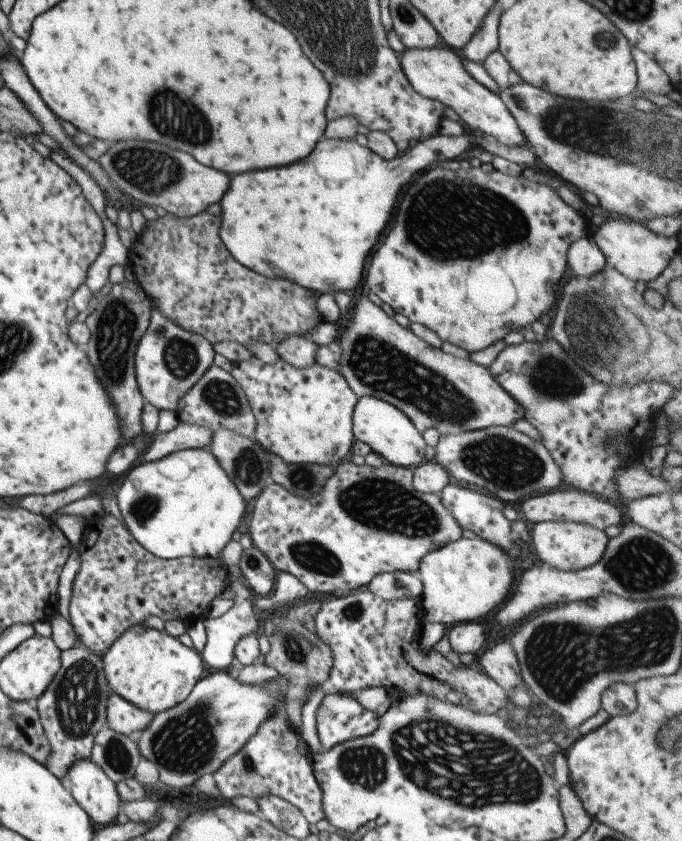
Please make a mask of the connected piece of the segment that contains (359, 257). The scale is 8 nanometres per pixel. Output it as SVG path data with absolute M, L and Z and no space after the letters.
M466 133L466 134L463 134L463 135L462 135L462 136L458 136L458 137L457 137L457 138L455 138L455 137L452 137L452 136L442 136L442 135L436 135L436 136L434 136L434 137L431 137L431 138L430 138L430 139L427 139L427 138L424 138L424 139L423 139L423 140L422 140L422 141L418 141L418 144L416 144L416 147L415 147L415 148L411 148L411 149L410 149L410 150L409 150L409 151L407 151L407 152L406 152L406 153L404 153L404 154L401 154L401 155L399 155L399 156L398 156L398 157L397 157L397 158L394 158L394 160L390 160L390 161L386 161L386 160L383 160L383 159L382 159L382 158L381 158L381 157L380 157L380 156L378 156L378 154L375 154L375 153L374 153L374 152L372 152L372 150L369 150L369 148L368 148L368 147L367 147L367 146L360 146L360 144L358 144L358 142L356 142L356 141L350 141L350 140L339 140L339 139L325 139L325 138L324 138L324 140L320 140L320 144L316 144L316 148L314 148L314 152L312 152L312 154L310 154L310 156L308 156L308 158L304 158L304 160L300 160L300 162L294 162L294 164L288 164L288 166L282 166L282 168L268 168L268 170L254 170L254 172L244 172L244 174L238 174L238 176L236 176L236 178L234 178L234 176L232 176L232 178L230 178L230 186L228 186L228 190L226 190L226 192L224 192L224 196L222 196L222 216L221 216L221 217L220 217L220 218L221 218L221 228L220 228L220 229L219 229L219 236L220 236L220 238L222 238L222 243L223 243L223 244L224 244L224 247L225 247L225 248L226 248L226 249L227 249L227 250L228 250L228 253L229 253L229 254L230 254L230 255L231 255L231 256L232 256L232 257L233 257L233 258L236 258L236 261L237 261L237 262L238 262L238 263L239 263L239 264L242 264L242 265L243 265L243 266L244 266L244 267L245 267L245 268L248 268L248 269L249 269L249 270L254 270L254 272L258 272L258 274L262 274L262 276L264 276L264 277L266 277L266 276L268 276L268 278L280 278L280 280L290 280L290 282L294 282L294 284L296 284L296 285L297 285L297 286L300 286L300 287L301 287L301 288L304 288L304 289L305 289L305 290L306 290L306 291L307 291L307 292L308 292L308 291L309 291L309 292L310 292L310 293L316 293L316 294L318 294L318 296L320 296L320 295L321 295L321 294L323 294L323 293L336 293L336 292L346 292L346 290L354 290L354 288L356 288L356 286L358 286L358 284L360 284L360 278L362 278L362 270L364 270L364 262L366 262L366 256L368 256L368 254L370 254L370 250L372 250L372 246L374 246L374 244L376 244L376 240L378 240L378 236L380 236L380 232L382 232L382 230L384 230L384 228L386 228L386 224L388 224L388 220L390 220L390 208L392 208L392 206L394 206L394 202L396 202L396 198L398 198L398 192L400 192L400 190L402 190L402 186L404 186L404 184L406 184L406 182L410 182L410 178L412 178L412 176L414 176L414 174L416 174L416 173L420 173L420 172L421 172L421 171L426 171L426 168L428 168L428 166L430 166L430 164L432 164L432 163L433 163L433 162L437 162L437 163L439 163L439 164L441 164L441 165L444 165L444 164L445 164L445 162L446 162L446 161L450 161L450 160L455 160L455 158L458 158L458 156L460 156L460 155L461 155L461 154L462 154L462 153L463 153L463 152L464 152L464 151L466 151L466 150L468 150L468 149L470 149L470 148L472 148L472 147L473 147L473 146L479 146L479 145L478 145L478 144L477 144L477 143L475 143L475 136L479 136L479 135L481 135L481 136L482 136L482 137L484 137L484 135L482 135L482 134L474 134L474 135L473 135L473 134L469 134L469 133Z

